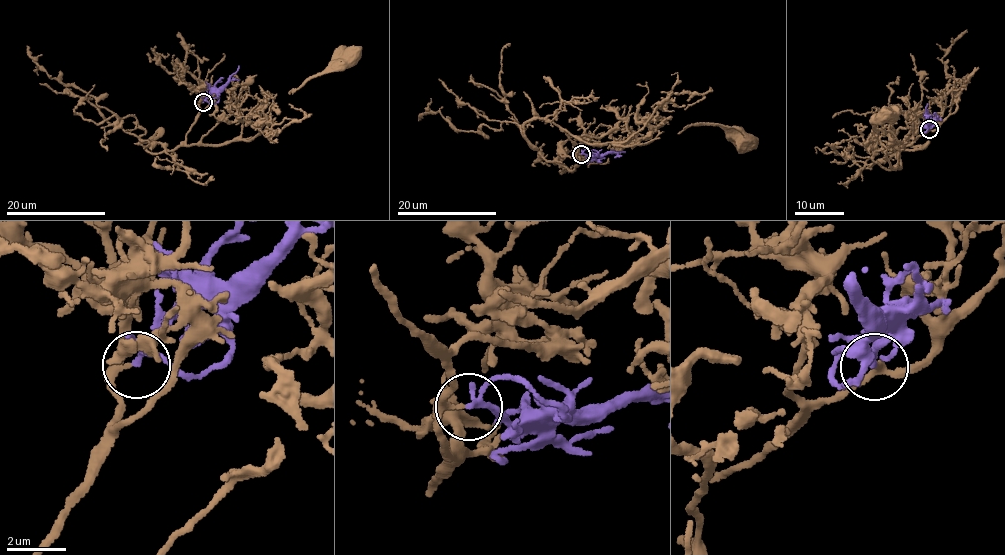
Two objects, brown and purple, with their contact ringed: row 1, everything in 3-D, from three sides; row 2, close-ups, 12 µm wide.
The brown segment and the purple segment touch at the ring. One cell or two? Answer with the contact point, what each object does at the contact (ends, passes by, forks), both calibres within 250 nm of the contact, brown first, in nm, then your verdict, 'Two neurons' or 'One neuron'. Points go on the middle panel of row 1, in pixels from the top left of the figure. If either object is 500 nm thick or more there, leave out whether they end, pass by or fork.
Place: (581, 154). At the ring brown passes by. At the ring purple forks. Thickness 170 nm (brown) against 140 nm. One neuron

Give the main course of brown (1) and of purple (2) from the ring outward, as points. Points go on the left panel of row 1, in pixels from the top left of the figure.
1: (202, 102), (186, 143), (230, 143), (241, 133), (245, 117), (267, 95), (289, 93), (351, 54)
2: (203, 102), (225, 83), (239, 65)

